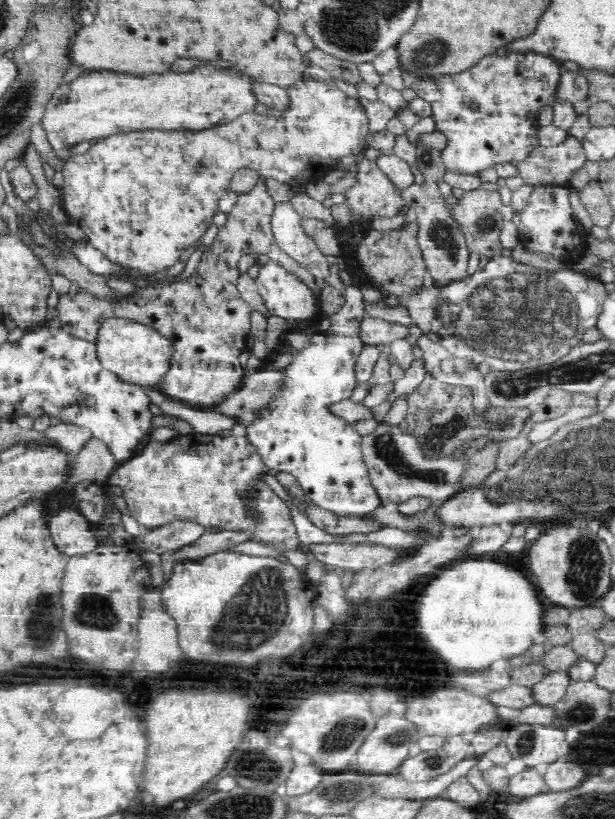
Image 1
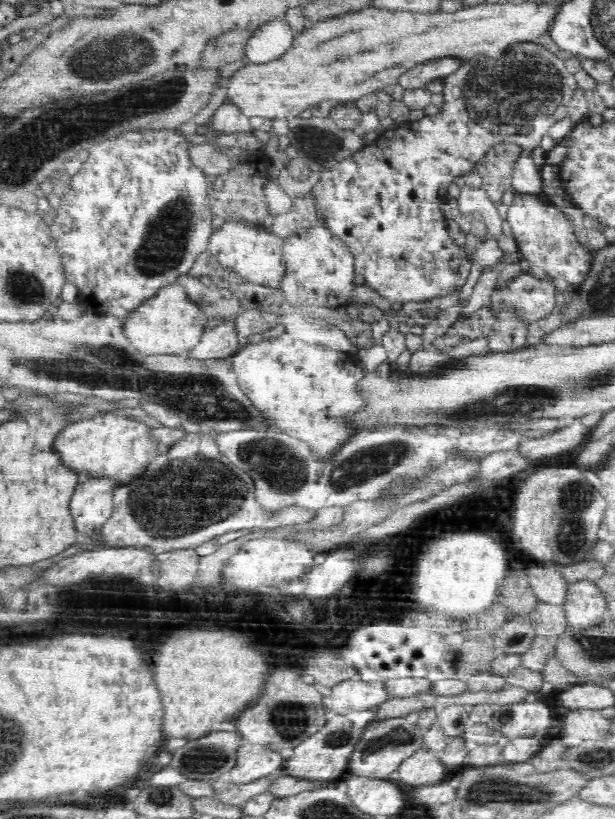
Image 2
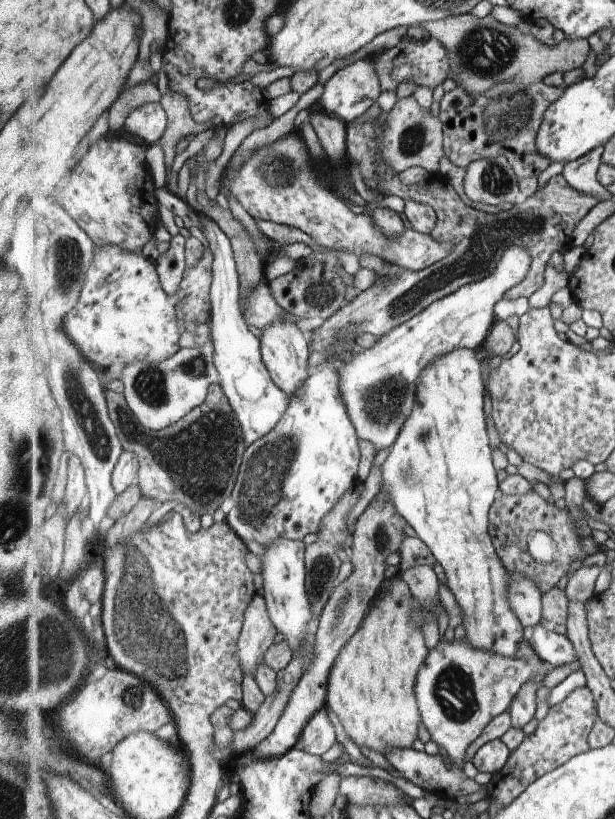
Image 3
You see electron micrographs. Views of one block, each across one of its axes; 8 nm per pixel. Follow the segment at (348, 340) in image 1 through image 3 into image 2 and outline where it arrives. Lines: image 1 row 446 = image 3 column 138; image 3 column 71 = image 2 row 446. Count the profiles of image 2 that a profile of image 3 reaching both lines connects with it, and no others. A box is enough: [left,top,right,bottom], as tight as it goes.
[228,334,364,458]

